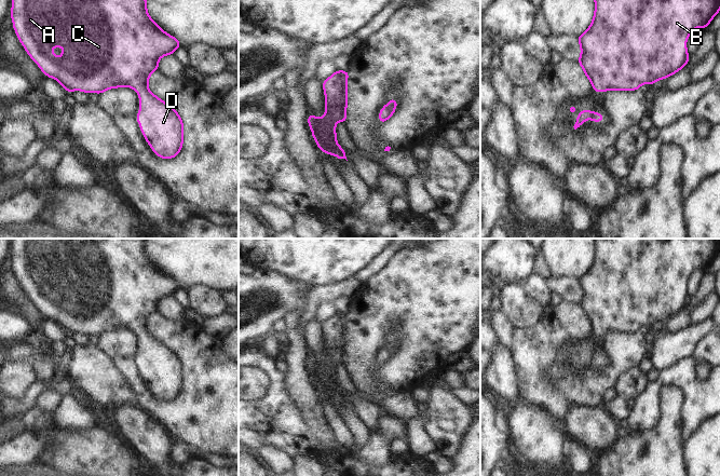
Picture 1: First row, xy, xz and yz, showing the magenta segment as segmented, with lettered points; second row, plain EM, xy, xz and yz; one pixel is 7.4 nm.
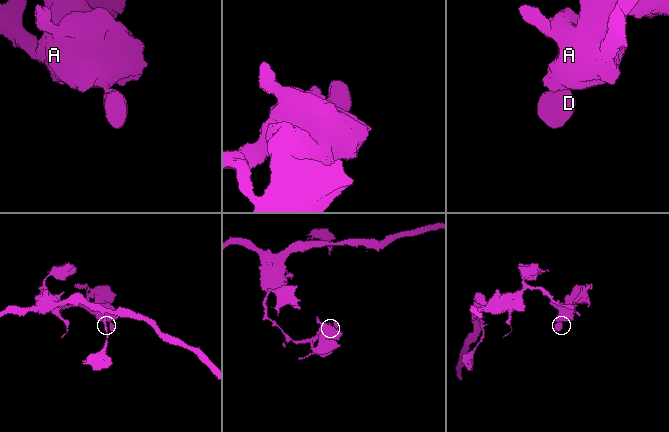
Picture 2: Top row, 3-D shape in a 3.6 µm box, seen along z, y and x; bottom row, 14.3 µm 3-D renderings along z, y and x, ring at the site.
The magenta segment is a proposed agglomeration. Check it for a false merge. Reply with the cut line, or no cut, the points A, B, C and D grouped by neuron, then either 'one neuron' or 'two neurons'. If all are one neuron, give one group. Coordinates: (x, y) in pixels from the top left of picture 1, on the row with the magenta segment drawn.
no cut | A B C D | one neuron

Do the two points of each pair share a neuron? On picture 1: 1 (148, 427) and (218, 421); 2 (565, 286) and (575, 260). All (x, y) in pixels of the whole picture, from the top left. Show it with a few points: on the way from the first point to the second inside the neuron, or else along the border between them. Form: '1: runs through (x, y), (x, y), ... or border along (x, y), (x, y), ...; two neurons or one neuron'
1: border along (145, 410), (158, 420), (175, 439); two neurons
2: border along (553, 274), (576, 279); two neurons

